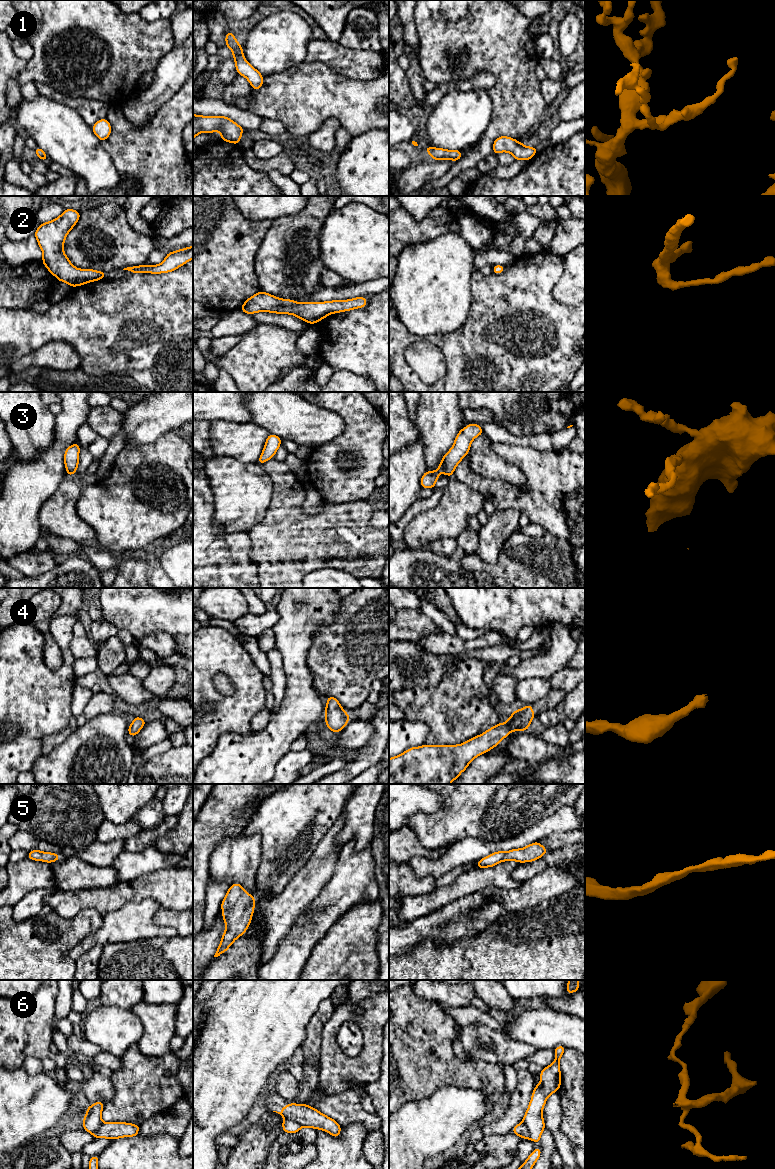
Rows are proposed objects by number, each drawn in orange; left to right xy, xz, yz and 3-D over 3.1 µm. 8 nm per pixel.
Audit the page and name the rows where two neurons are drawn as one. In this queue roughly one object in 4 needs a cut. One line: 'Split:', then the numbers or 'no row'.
Split: 6

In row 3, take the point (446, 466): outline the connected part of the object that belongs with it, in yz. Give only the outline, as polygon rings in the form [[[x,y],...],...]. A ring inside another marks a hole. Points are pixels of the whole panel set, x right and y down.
[[[476,423],[468,424],[465,428],[461,429],[454,440],[452,448],[443,456],[438,468],[435,471],[426,471],[421,478],[421,488],[433,489],[439,473],[453,476],[455,467],[460,461],[468,454],[471,443],[474,438],[483,434],[484,431]]]

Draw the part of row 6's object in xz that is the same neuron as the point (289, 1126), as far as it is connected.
[[[285,1118],[283,1123],[282,1123],[282,1129],[284,1132],[290,1133],[290,1134],[294,1134],[296,1132],[298,1132],[300,1129],[302,1128],[302,1126],[290,1119]]]

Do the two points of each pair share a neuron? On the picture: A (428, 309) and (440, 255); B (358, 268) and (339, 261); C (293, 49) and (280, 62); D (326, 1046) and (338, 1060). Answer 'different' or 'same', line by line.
A: same
B: same
C: same
D: same

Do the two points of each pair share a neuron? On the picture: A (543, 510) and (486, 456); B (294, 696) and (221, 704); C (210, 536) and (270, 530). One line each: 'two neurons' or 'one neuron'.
A: two neurons
B: two neurons
C: two neurons

